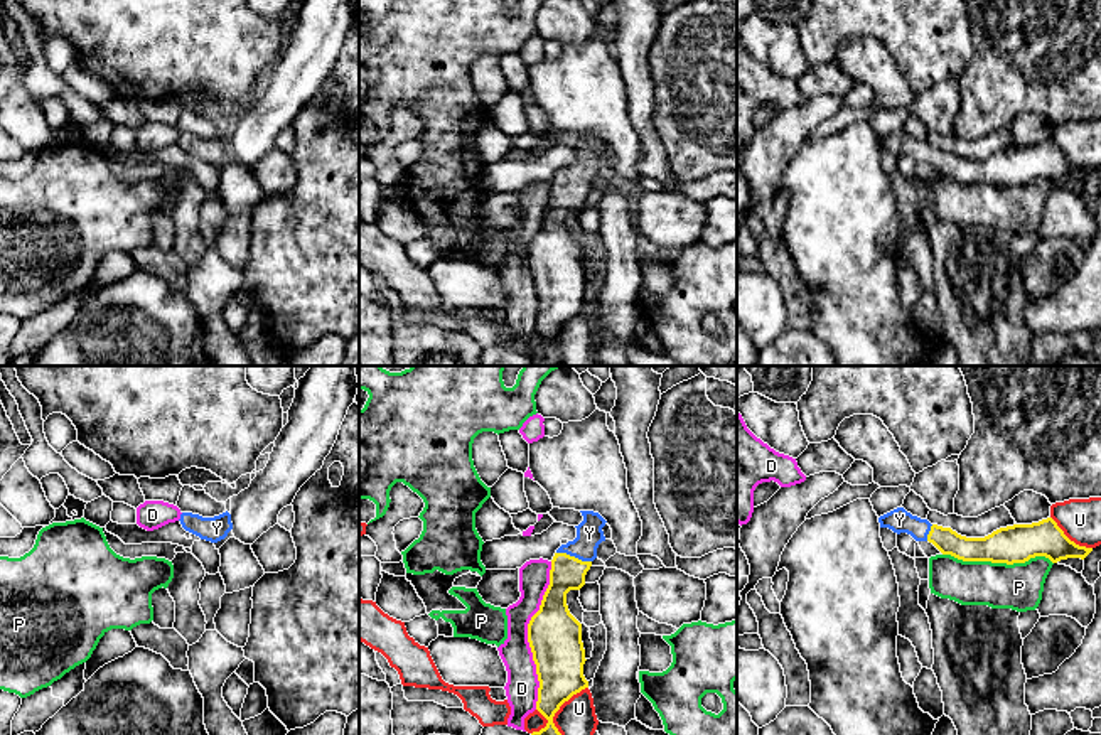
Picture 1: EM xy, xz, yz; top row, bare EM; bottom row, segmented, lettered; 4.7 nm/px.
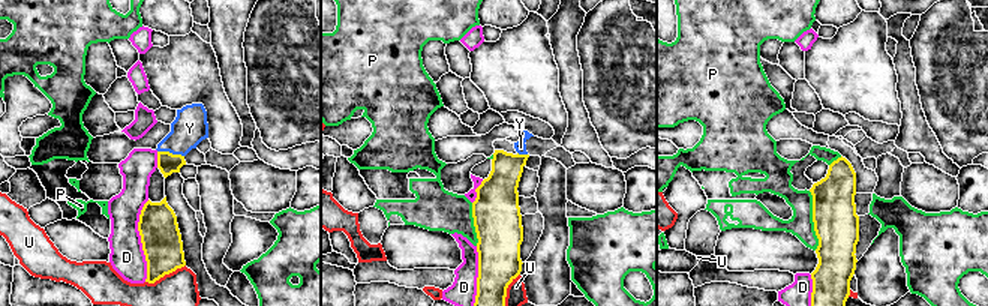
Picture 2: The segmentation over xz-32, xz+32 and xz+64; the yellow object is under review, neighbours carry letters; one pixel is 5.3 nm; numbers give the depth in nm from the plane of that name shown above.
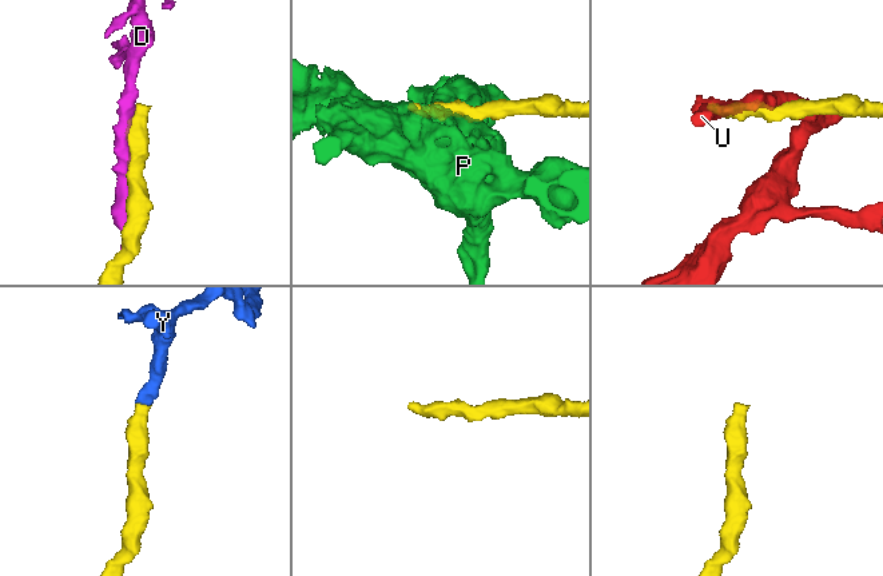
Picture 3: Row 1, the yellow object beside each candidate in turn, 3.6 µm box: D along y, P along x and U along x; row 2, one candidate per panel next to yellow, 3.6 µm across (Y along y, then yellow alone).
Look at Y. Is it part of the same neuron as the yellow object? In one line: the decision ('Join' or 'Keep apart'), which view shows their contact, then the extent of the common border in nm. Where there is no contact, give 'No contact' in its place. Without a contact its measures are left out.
Join. Touches yellow in xz. Shared border 180 nm

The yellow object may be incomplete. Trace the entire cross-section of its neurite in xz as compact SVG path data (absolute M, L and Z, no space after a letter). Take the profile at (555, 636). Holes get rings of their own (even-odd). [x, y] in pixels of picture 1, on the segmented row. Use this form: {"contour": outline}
{"contour": "M580 511L583 521L575 526L577 538L561 545L550 570L550 585L540 610L528 624L528 642L540 681L536 710L548 720L531 735L561 735L553 723L555 713L573 695L588 688L583 676L585 649L582 624L570 614L567 593L585 585L585 575L605 541L605 519L593 511Z"}

